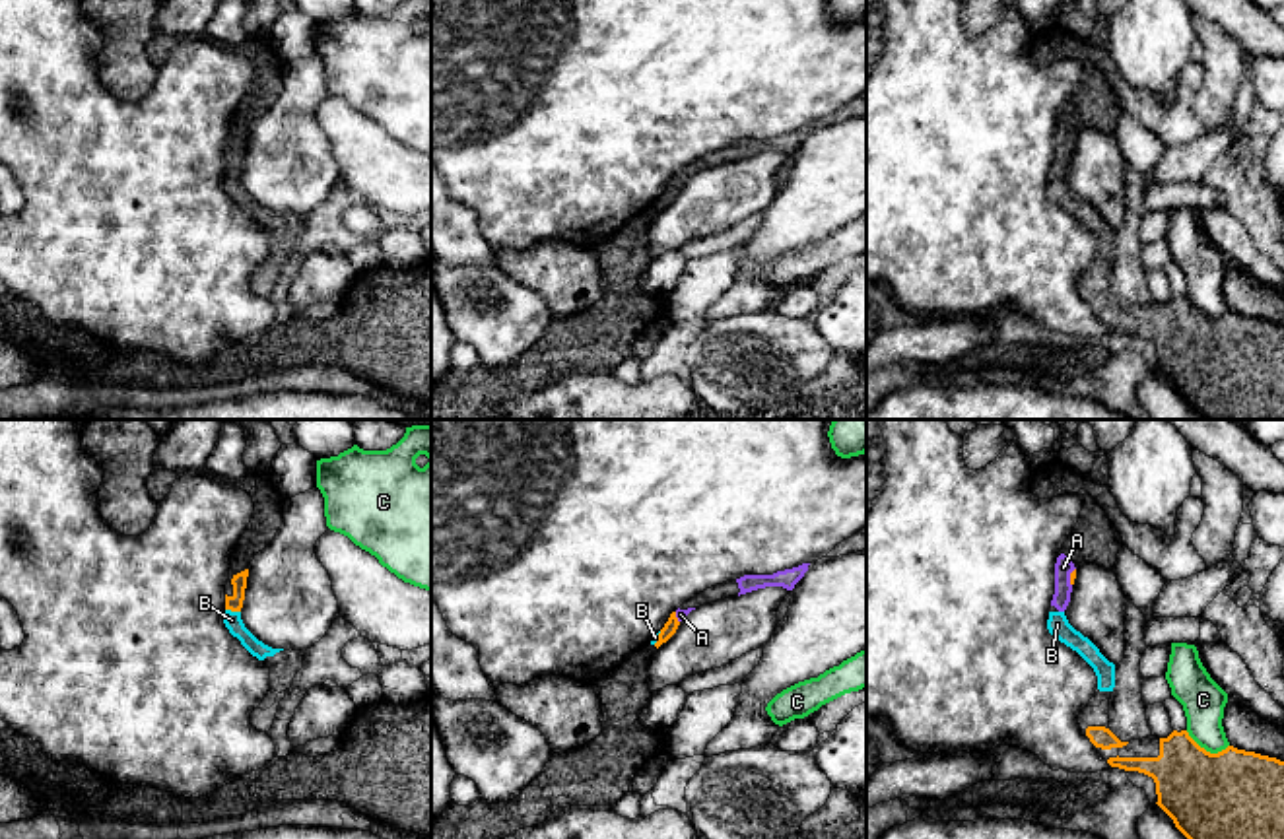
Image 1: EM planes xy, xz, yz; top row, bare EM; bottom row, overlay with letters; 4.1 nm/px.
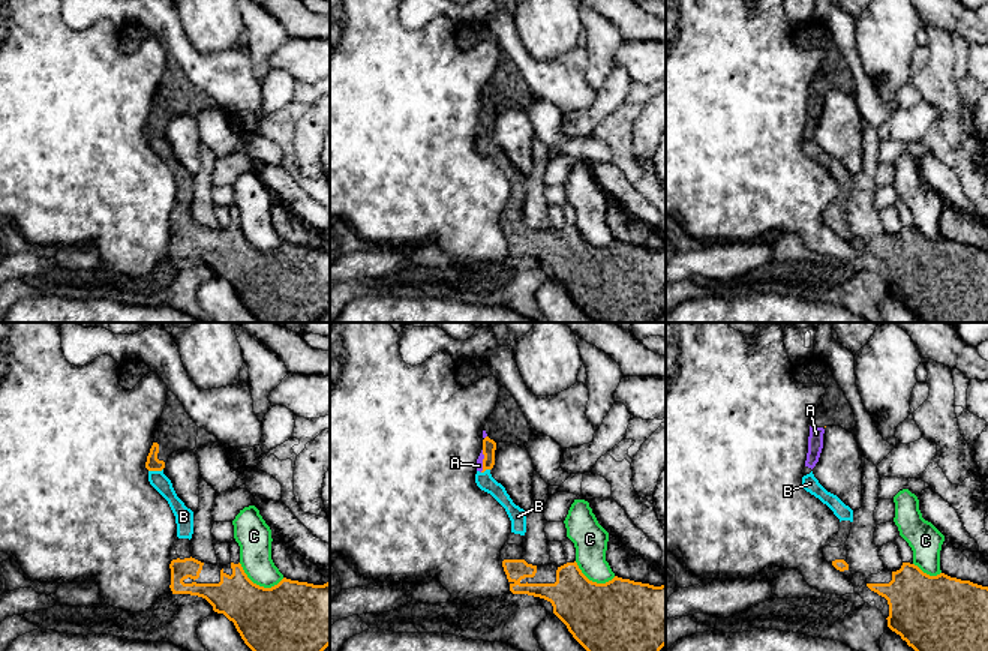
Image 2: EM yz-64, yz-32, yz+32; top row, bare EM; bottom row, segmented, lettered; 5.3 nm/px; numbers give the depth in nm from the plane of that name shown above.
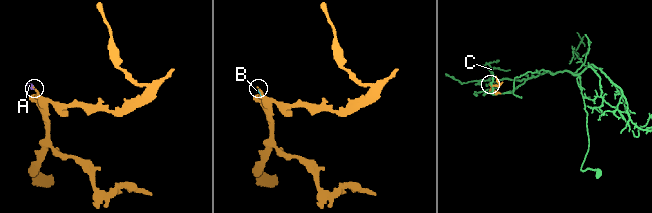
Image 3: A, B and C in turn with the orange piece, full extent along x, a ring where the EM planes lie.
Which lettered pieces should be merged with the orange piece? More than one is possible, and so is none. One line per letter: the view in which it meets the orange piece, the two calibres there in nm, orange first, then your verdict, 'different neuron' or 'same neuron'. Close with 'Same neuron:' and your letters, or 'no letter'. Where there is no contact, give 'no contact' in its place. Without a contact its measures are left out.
A: yz | 30/80 nm | same neuron
B: xy | 70/70 nm | same neuron
C: yz | 440/180 nm | different neuron
Same neuron: A, B

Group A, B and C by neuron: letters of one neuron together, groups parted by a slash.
A B / C

